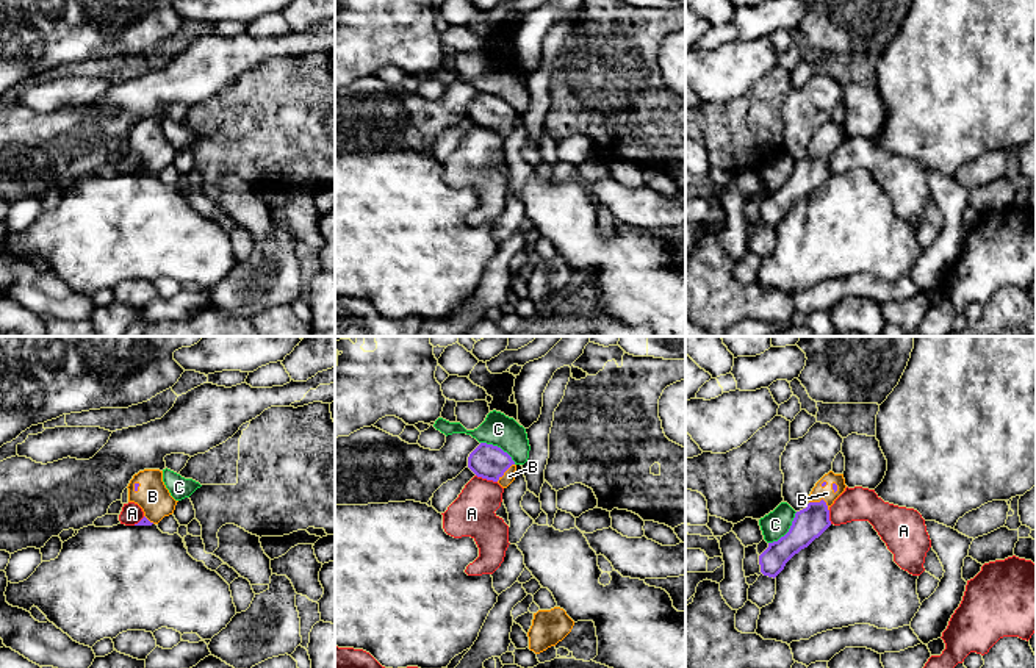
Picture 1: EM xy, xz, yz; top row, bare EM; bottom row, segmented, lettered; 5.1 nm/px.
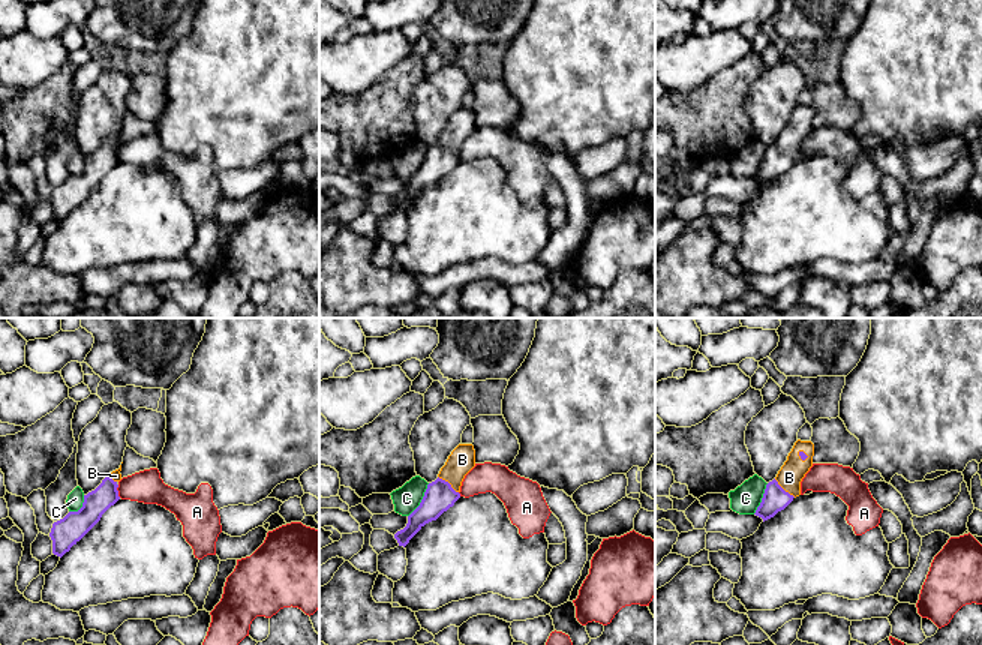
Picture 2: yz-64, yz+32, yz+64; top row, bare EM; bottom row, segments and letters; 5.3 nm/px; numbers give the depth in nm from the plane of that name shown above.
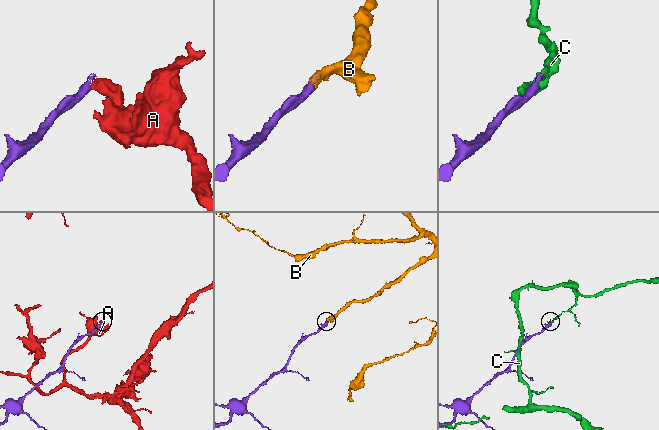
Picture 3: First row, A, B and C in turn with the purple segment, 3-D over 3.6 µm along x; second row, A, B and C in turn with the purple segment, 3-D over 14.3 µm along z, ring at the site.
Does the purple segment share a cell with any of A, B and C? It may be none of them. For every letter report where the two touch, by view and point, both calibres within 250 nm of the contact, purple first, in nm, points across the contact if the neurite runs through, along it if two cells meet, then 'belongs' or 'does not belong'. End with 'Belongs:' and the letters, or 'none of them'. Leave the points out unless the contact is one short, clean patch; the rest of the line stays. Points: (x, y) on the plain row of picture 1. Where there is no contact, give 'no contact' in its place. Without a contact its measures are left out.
A: meets purple in xz at (487, 129); 180 nm thick on the purple side, 220 nm on the other; border along xz (476, 124), (496, 132); does not belong
B: meets purple in yz at (822, 149); 160 nm thick on the purple side, 80 nm on the other; runs through yz (809, 172), (816, 166), (822, 149), (827, 143); belongs
C: meets purple in yz at (789, 180); 160 nm thick on the purple side, 140 nm on the other; border along yz (797, 161), (791, 177), (769, 193); does not belong
Belongs: B

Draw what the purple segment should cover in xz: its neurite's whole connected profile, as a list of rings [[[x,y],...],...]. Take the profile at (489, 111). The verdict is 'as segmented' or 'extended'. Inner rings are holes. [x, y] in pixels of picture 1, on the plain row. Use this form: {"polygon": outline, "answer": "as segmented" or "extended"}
{"polygon": [[[480,92],[468,106],[468,117],[482,128],[507,138],[515,130],[516,114],[501,97]]], "answer": "extended"}

